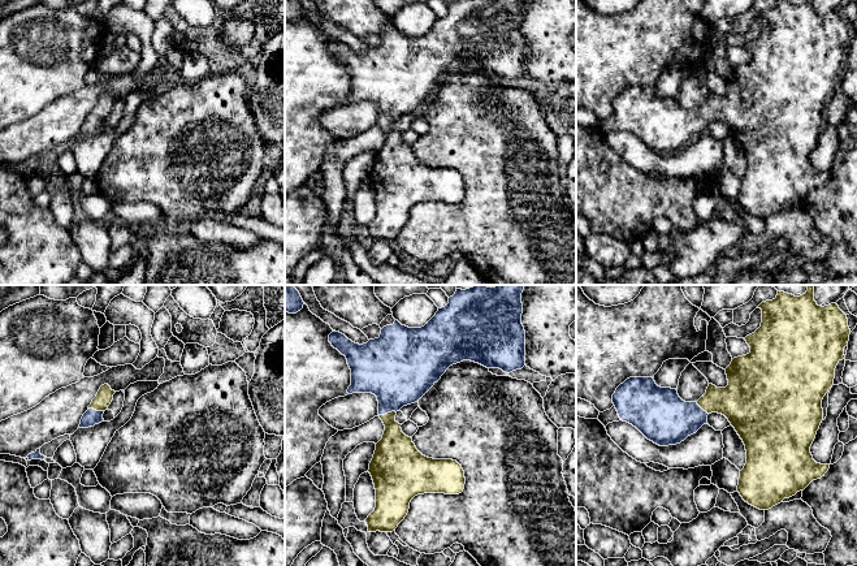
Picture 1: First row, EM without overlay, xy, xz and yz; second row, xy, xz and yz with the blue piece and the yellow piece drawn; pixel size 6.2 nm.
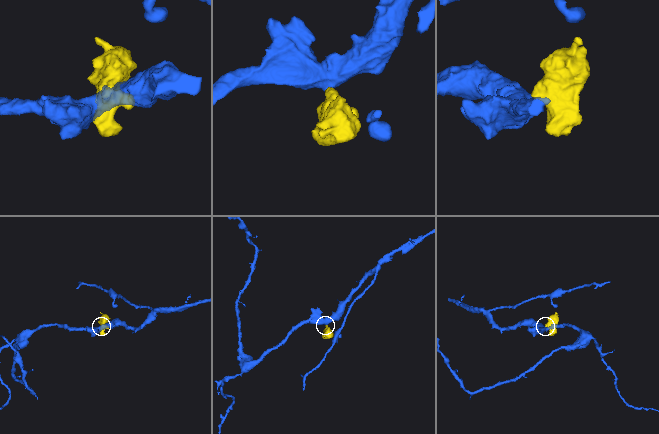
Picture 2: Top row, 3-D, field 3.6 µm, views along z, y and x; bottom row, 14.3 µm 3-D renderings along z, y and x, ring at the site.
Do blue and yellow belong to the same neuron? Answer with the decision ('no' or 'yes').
yes

